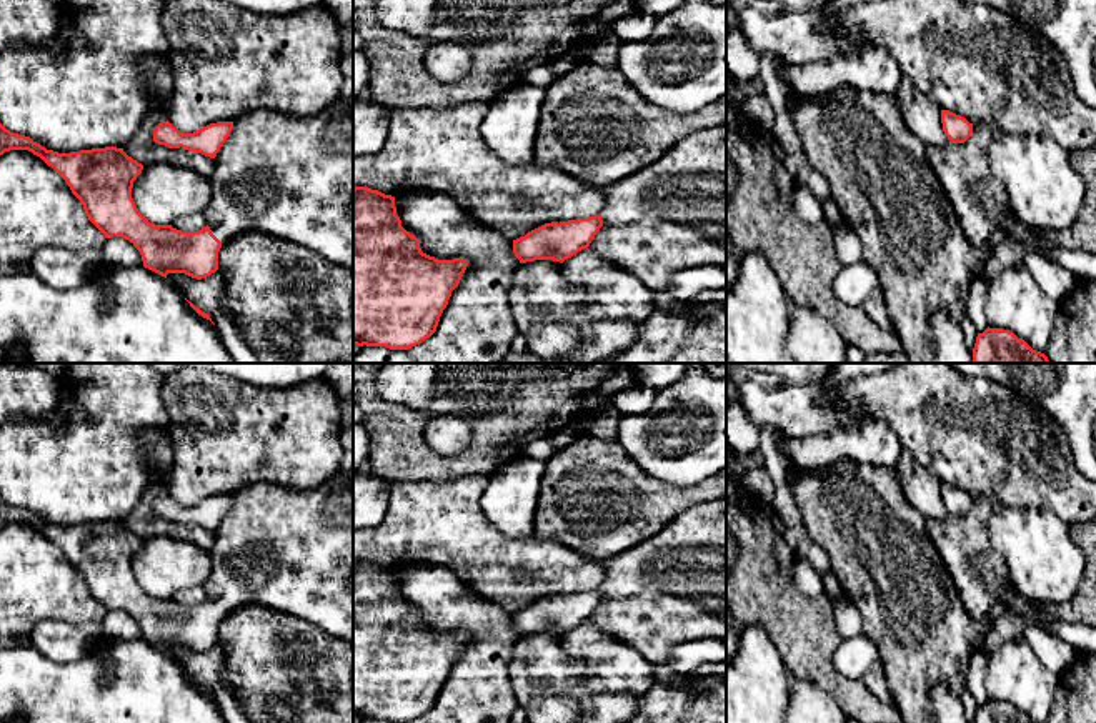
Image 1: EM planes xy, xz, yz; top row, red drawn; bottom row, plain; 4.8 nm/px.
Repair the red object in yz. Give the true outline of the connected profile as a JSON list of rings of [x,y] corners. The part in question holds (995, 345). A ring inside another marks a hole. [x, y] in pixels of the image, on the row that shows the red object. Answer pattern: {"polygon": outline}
{"polygon": [[[986,328],[978,333],[973,348],[973,363],[1051,363],[1041,352],[1003,328]]]}

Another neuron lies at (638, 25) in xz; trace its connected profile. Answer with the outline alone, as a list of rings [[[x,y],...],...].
[[[636,12],[618,20],[611,32],[616,33],[623,42],[626,40],[645,40],[651,37],[656,17],[651,13]]]

